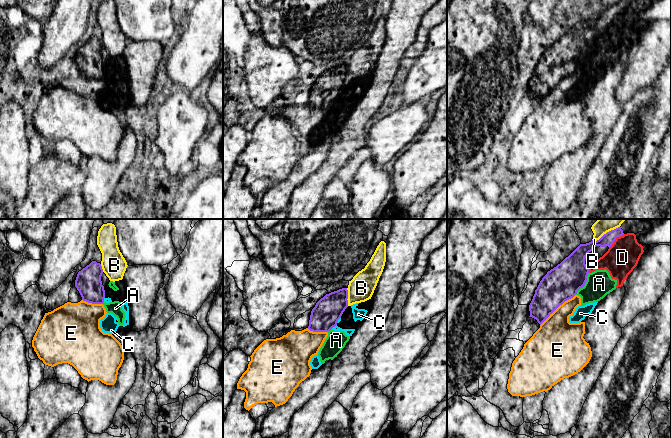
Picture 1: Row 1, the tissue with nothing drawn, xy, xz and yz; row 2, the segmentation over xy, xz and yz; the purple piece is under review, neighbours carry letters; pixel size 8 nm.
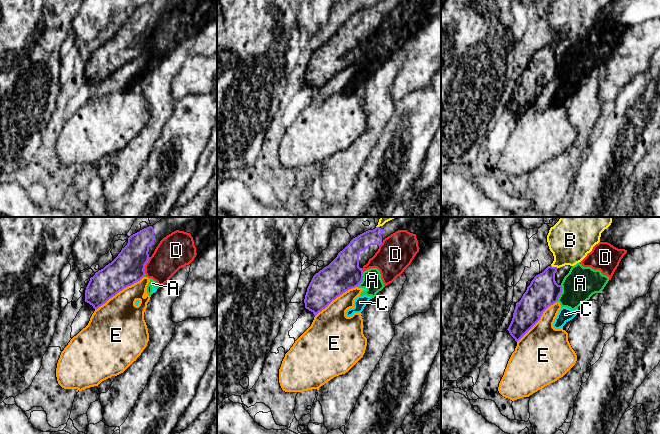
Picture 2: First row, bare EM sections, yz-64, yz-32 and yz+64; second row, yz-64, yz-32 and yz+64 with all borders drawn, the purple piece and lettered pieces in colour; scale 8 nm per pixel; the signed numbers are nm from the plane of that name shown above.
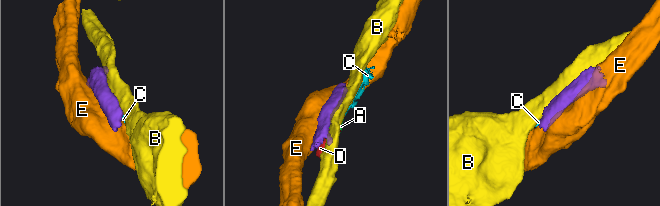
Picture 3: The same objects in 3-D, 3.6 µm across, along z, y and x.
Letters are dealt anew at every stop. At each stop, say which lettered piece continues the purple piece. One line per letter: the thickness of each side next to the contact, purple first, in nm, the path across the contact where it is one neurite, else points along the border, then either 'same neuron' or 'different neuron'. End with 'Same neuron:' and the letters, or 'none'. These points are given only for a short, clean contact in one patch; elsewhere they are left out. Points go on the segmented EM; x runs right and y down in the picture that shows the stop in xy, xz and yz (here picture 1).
A: calibres 280 and 220 nm; border yz (588, 272), (586, 282), (575, 294); different neuron
B: calibres 220 and 200 nm; different neuron
C: calibres 220 and 60 nm; border xz (336, 324), (331, 328); different neuron
D: calibres 100 and 260 nm; different neuron
E: calibres 280 and 320 nm; different neuron
Same neuron: none

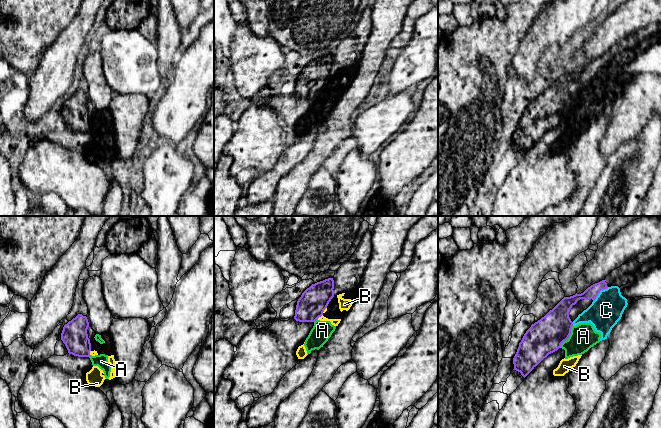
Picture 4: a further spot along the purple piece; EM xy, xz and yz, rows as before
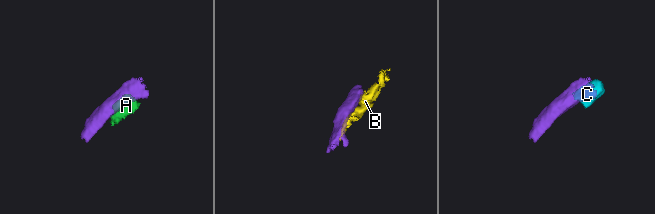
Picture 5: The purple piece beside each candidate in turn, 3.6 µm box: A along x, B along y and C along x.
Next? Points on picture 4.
A: calibres 280 and 220 nm; border yz (572, 325), (570, 335), (559, 347); different neuron
B: calibres 220 and 60 nm; border xz (322, 314), (317, 318); different neuron
C: calibres 100 and 260 nm; different neuron
Same neuron: none

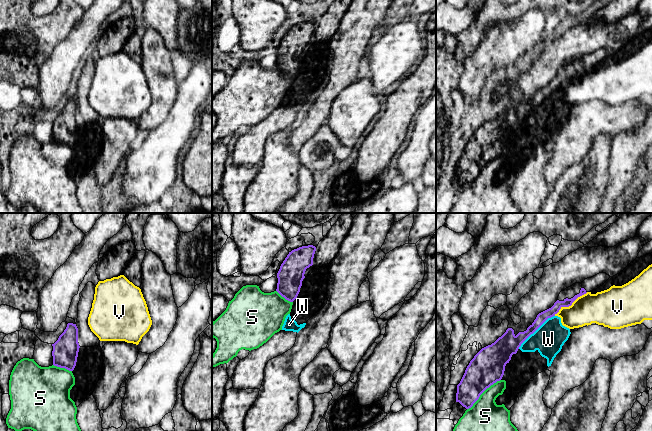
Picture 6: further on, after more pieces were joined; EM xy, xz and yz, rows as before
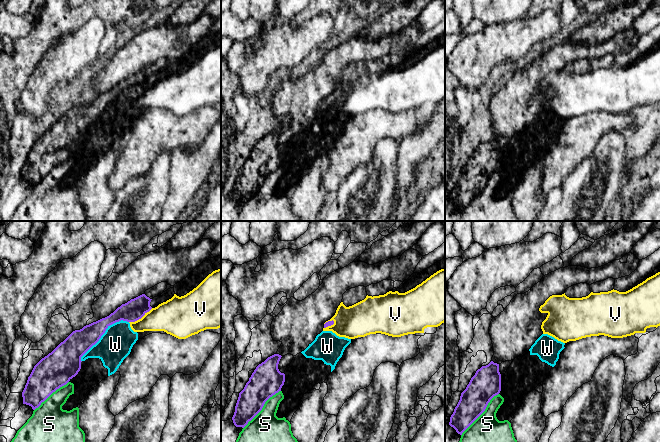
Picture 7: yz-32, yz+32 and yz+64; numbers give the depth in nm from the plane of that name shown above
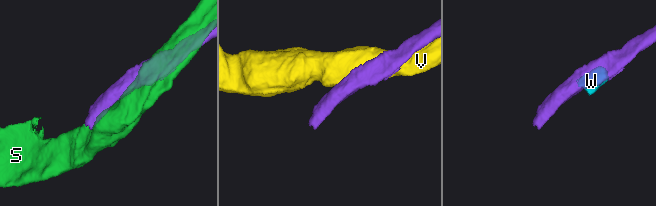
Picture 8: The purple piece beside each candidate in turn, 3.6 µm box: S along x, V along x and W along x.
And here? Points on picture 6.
S: calibres 280 and 260 nm; different neuron
V: calibres 80 and 260 nm; border yz (587, 292), (580, 295), (570, 305), (563, 306), (554, 315); different neuron
W: calibres 180 and 240 nm; different neuron
Same neuron: none

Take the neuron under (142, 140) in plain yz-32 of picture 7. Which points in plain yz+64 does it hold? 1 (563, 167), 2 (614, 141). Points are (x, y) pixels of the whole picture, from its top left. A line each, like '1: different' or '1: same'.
1: same
2: different

